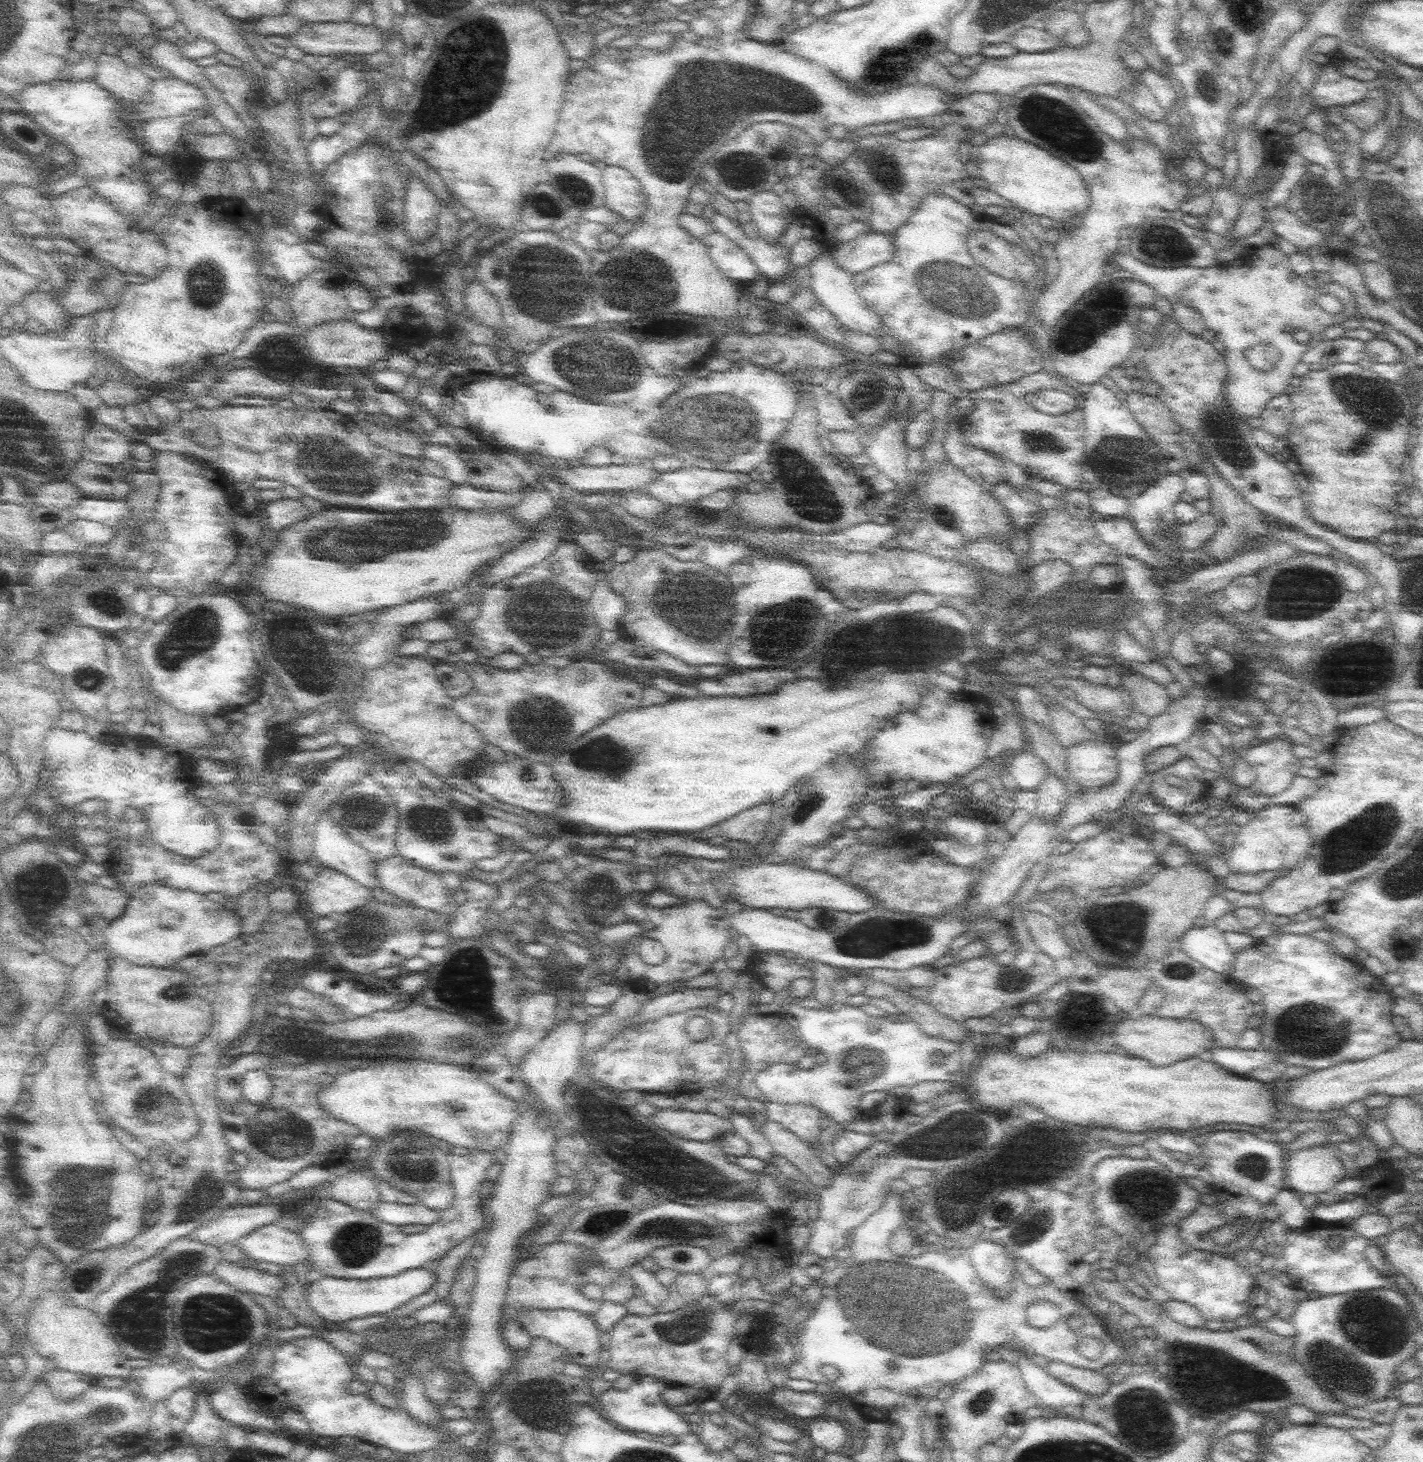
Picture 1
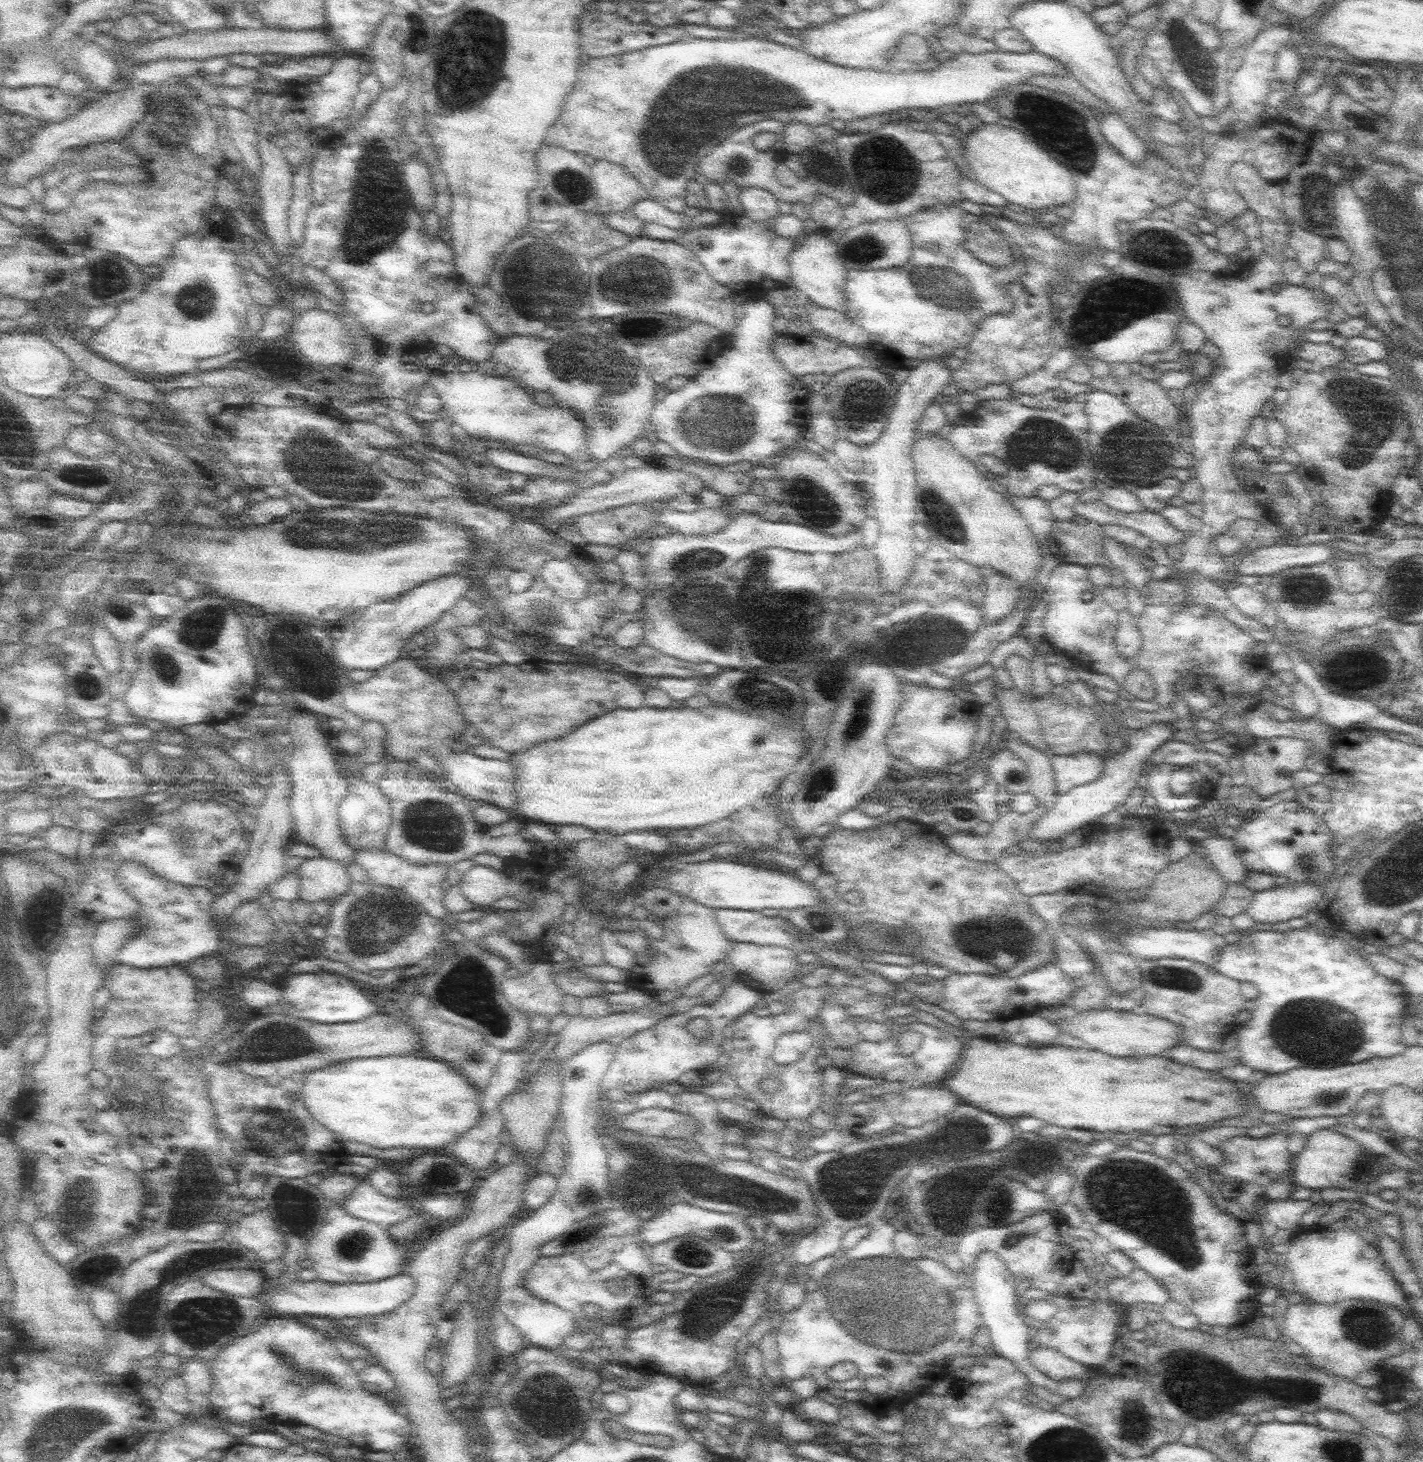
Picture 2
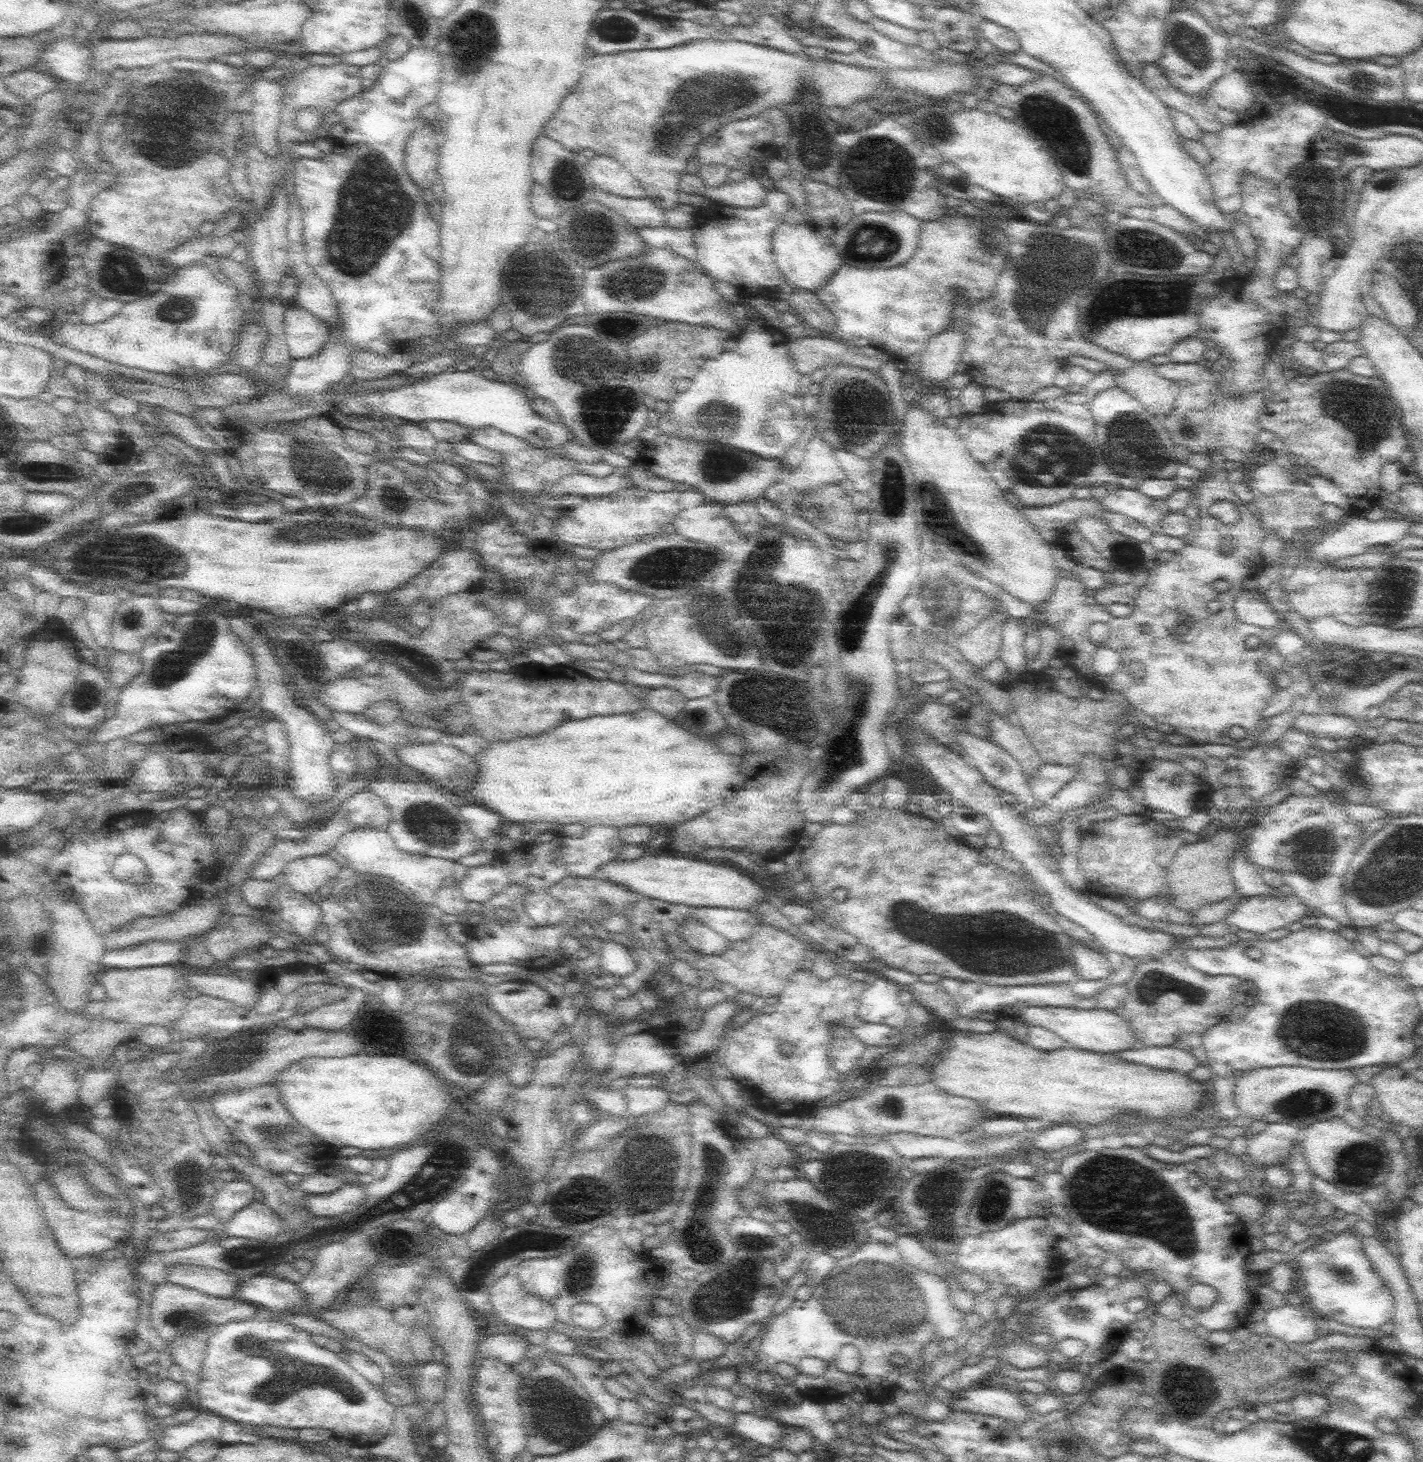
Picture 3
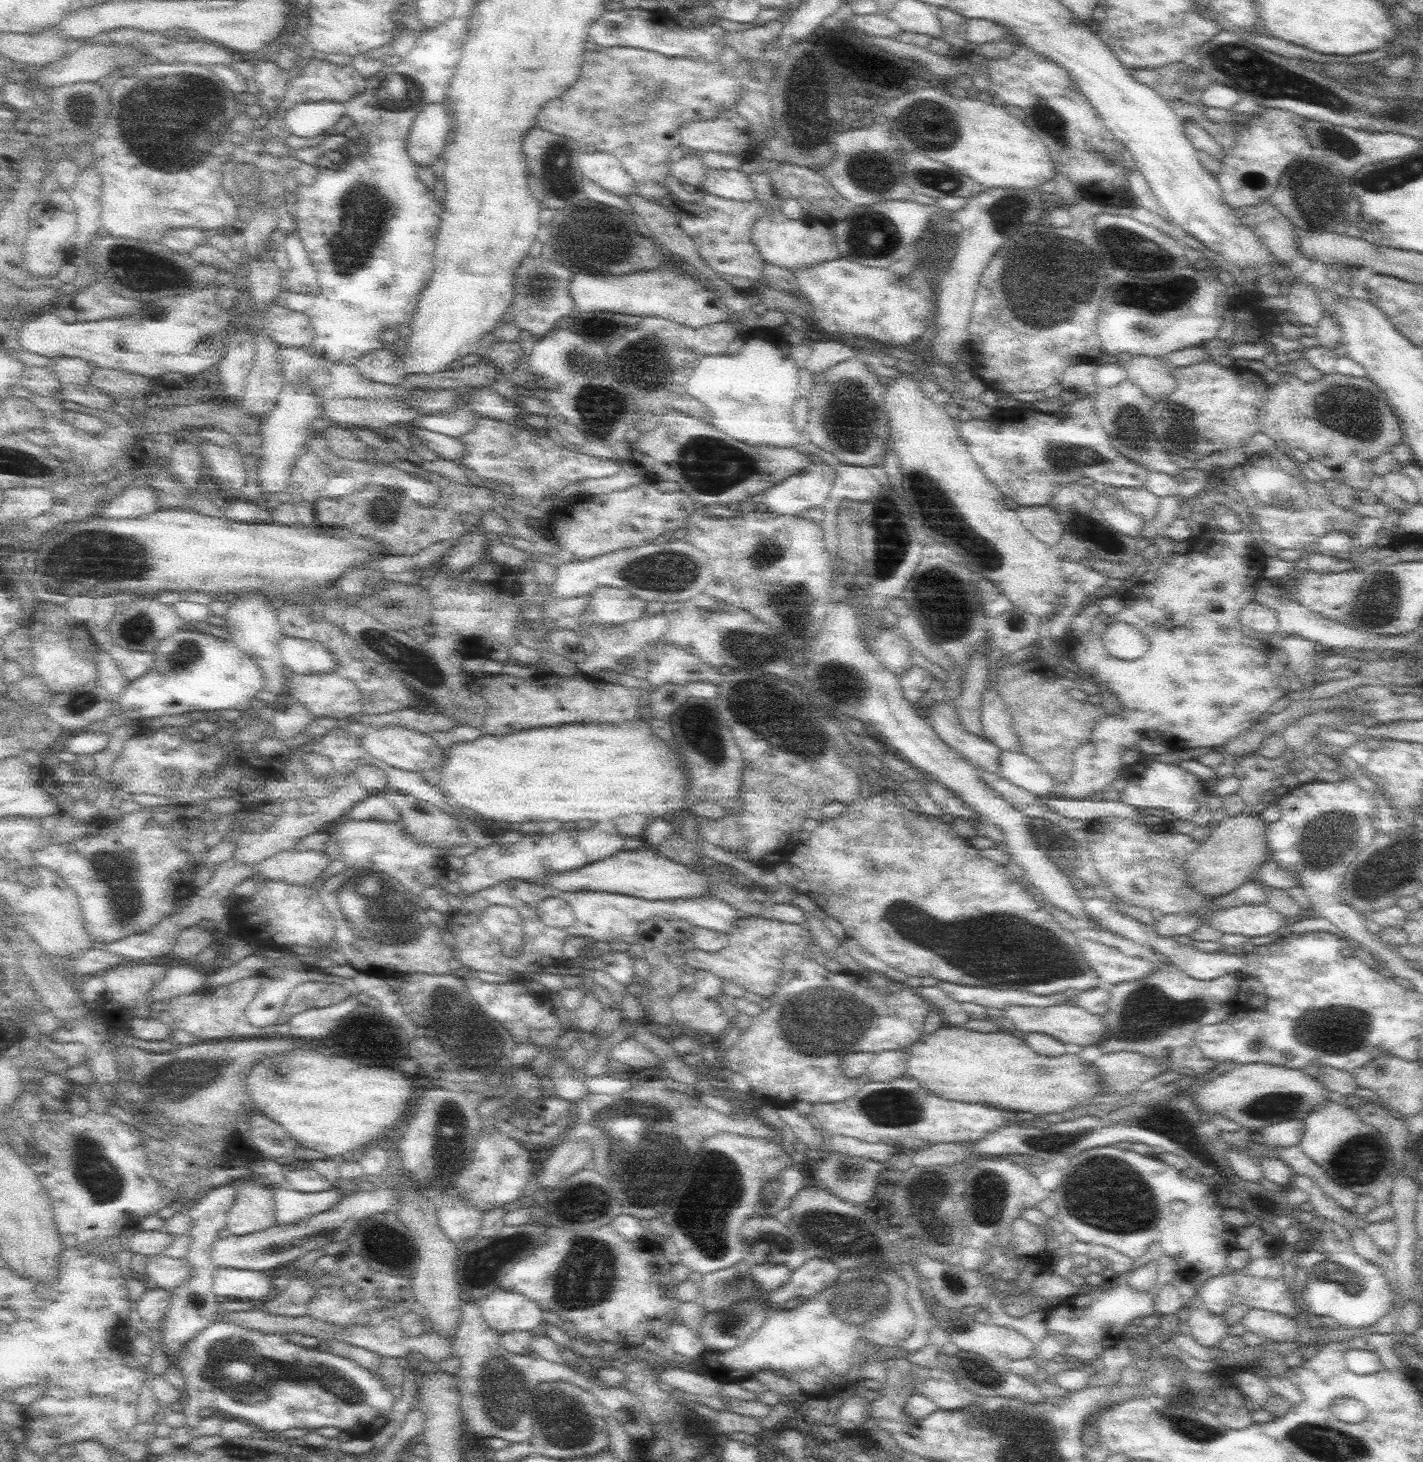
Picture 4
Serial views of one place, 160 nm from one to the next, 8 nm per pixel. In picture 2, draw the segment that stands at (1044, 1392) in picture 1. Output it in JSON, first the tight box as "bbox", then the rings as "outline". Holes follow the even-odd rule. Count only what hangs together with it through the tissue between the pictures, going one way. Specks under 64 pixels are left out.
{"bbox":[972,1252,1087,1400],"outline":[[[981,1252],[973,1270],[972,1284],[975,1288],[975,1297],[978,1301],[978,1312],[985,1322],[986,1328],[991,1336],[991,1344],[994,1352],[1011,1360],[1016,1368],[1020,1369],[1028,1378],[1031,1386],[1042,1386],[1054,1394],[1062,1394],[1064,1398],[1072,1400],[1078,1398],[1085,1389],[1087,1383],[1079,1378],[1069,1378],[1060,1382],[1048,1378],[1042,1371],[1039,1371],[1032,1362],[1031,1349],[1034,1346],[1034,1335],[1027,1324],[1025,1316],[1020,1315],[1017,1308],[1018,1294],[1016,1293],[1019,1281],[1002,1259],[995,1252]]]}

